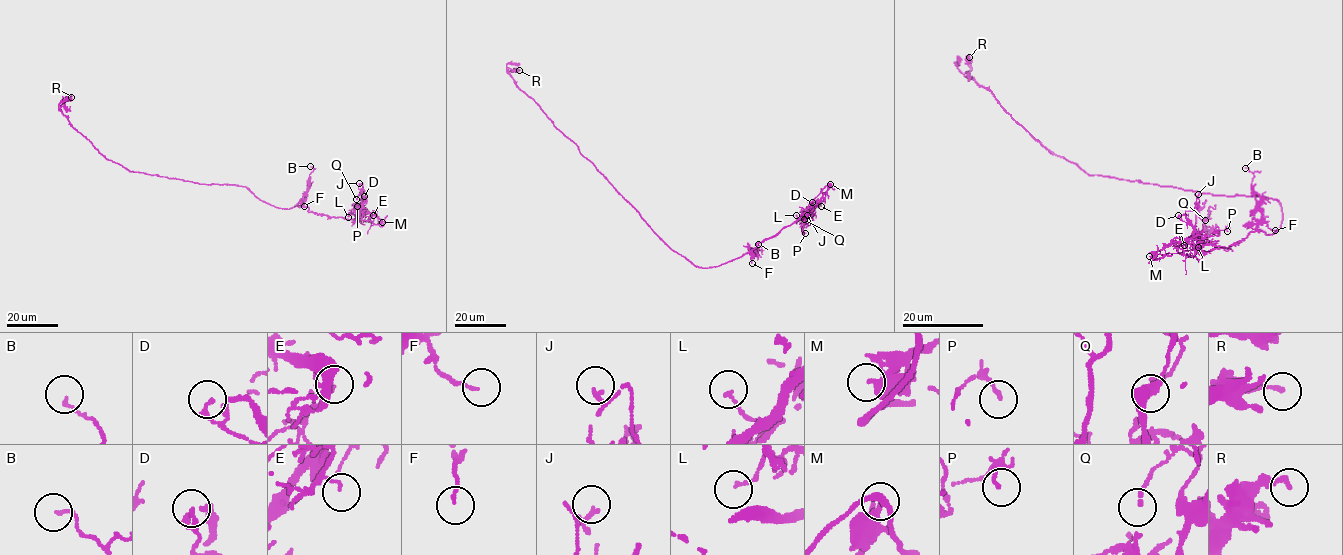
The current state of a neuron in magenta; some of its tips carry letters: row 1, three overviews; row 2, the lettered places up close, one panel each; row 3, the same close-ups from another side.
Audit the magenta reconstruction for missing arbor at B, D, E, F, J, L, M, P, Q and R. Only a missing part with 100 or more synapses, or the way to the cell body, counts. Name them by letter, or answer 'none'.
none

